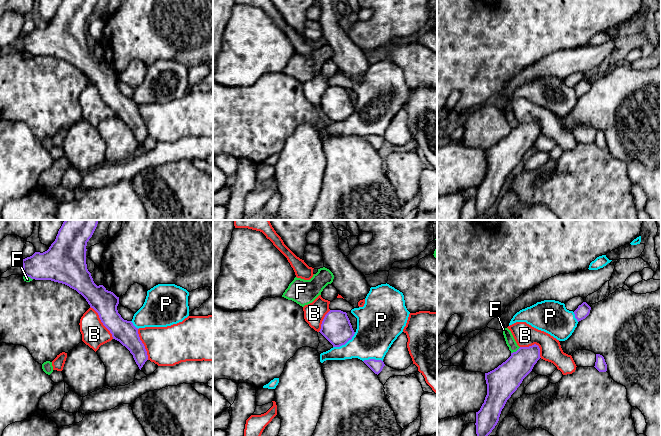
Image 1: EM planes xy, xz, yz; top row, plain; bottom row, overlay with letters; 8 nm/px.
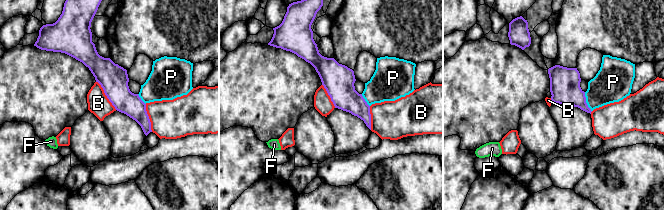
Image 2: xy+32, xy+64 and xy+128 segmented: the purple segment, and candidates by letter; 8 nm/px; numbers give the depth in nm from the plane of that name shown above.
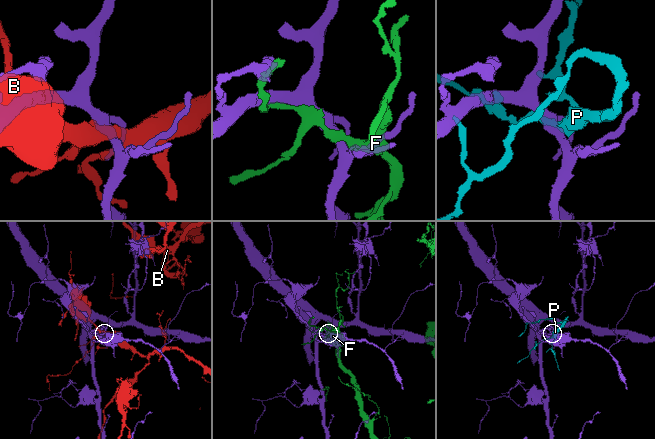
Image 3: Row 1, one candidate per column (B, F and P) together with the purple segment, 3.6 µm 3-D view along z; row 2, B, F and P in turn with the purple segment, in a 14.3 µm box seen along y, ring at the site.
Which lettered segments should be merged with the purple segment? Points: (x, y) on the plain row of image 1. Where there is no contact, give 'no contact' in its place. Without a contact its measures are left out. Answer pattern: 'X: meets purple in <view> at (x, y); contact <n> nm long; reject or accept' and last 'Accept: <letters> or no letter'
B: meets purple in xy at (101, 97); contact 320 nm long; reject
F: meets purple in yz at (516, 127); contact 90 nm long; reject
P: meets purple in xz at (345, 119); contact 220 nm long; reject
Accept: no letter

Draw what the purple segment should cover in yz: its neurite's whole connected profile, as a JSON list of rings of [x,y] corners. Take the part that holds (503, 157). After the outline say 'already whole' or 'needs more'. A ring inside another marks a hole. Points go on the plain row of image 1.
[[[538,121],[520,123],[497,144],[485,149],[487,171],[480,186],[476,188],[476,219],[483,218],[488,214],[487,212],[497,201],[507,176],[540,134]]]; already whole

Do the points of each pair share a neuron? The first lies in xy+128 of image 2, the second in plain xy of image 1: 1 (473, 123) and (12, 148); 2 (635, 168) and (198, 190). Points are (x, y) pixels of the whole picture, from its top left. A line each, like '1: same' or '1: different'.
1: different
2: same

